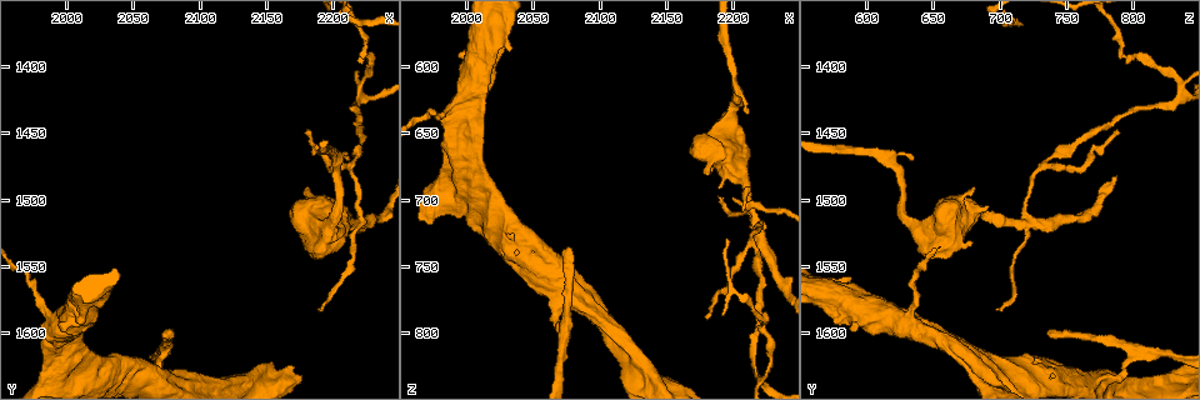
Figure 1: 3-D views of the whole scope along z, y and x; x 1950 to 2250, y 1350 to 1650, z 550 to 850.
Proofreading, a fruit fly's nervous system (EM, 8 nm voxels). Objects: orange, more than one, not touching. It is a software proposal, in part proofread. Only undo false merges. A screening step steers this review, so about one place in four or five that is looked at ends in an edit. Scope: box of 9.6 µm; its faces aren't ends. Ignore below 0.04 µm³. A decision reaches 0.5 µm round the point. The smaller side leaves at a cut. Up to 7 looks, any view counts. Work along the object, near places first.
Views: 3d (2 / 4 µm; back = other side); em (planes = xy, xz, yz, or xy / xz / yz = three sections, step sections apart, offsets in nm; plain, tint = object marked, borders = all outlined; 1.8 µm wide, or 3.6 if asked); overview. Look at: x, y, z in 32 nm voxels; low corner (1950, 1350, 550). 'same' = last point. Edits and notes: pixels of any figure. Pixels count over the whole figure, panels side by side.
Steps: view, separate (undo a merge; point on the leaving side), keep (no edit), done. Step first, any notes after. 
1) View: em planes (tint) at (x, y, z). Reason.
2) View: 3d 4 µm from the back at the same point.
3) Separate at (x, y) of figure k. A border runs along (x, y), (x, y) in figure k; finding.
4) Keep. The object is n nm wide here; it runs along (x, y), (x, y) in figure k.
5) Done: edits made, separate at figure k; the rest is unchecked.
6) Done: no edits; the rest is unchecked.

View: em 3.6 µm xy step 16 (tint) at (2044, 1626, 732). Calibre changes.

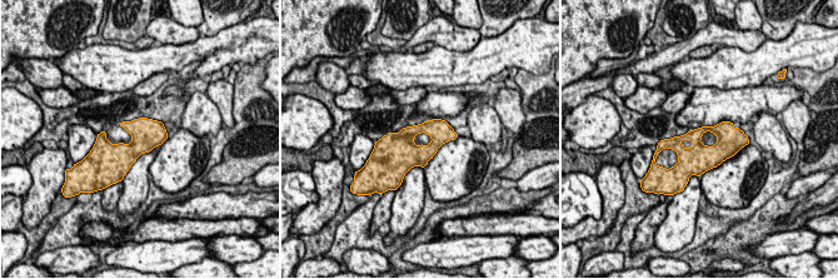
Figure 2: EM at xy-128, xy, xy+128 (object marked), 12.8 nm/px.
Keep. The object is 170 nm wide here; continuous, no second neuron.

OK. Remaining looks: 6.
View: em xy step 8 (tint) at (1992, 1604, 650). Calibre changes.

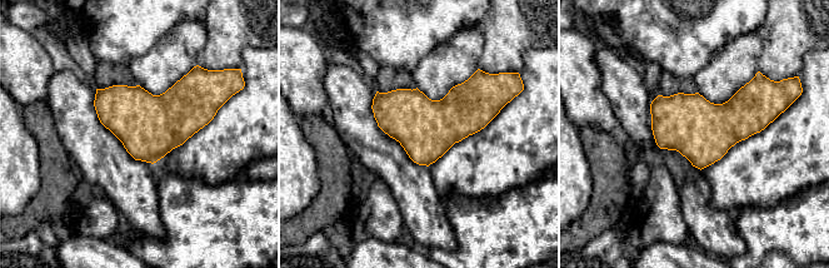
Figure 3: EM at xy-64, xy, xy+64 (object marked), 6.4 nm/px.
Keep. All the same neuron.

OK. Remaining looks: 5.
View: 3d 4 µm at (2220, 1516, 718). Two arms in line, one across.

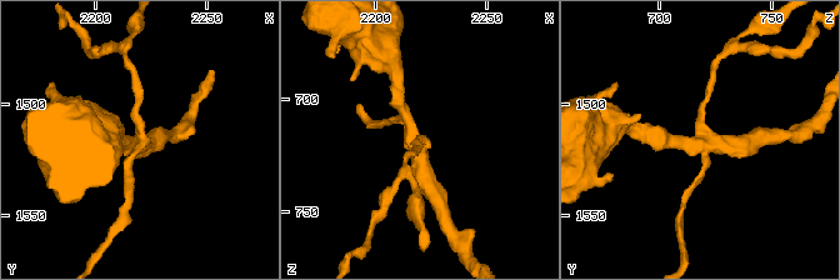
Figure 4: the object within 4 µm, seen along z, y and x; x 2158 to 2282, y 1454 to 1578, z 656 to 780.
View: em xy step 16 (tint) at (2218, 1517, 721).

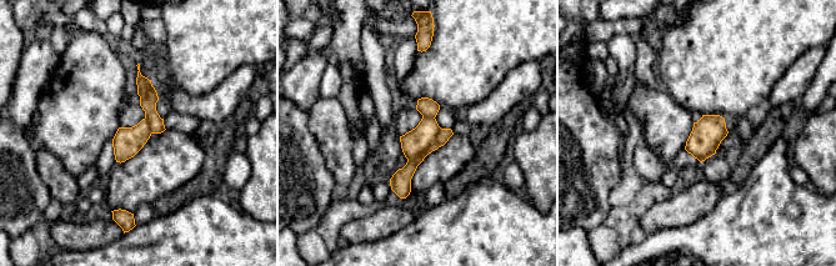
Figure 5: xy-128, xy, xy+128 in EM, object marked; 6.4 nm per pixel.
View: em planes (tint) at the same point.

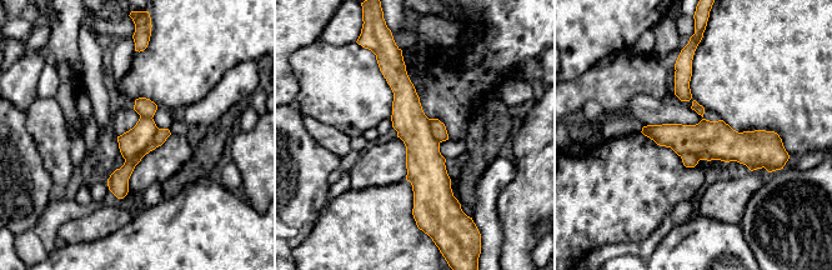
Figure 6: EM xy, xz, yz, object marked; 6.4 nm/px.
Separate at (120, 176) of figure 6. The part that leaves runs along (165, 131), (120, 176), (120, 195) in figure 6; a second neuron is stuck on.

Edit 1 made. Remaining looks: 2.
Done: edits made, separate at figure 6; the rest is unchecked.

